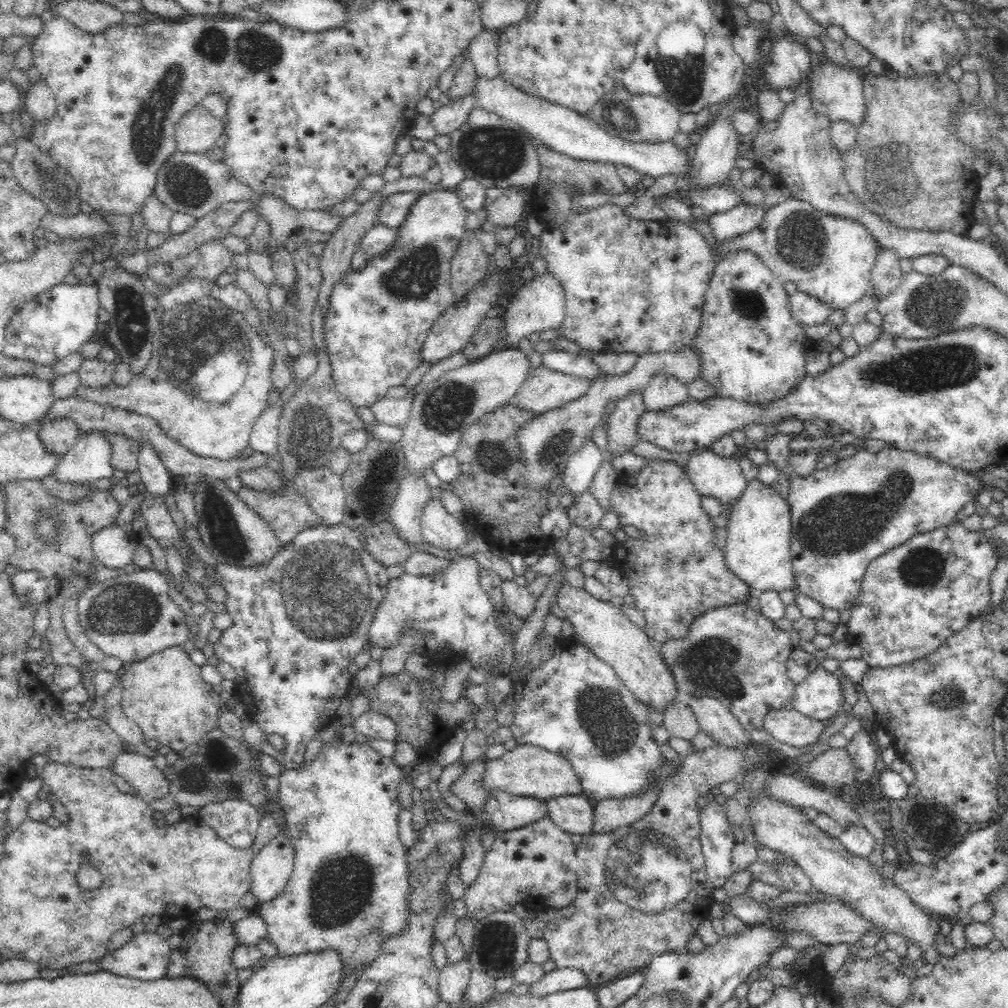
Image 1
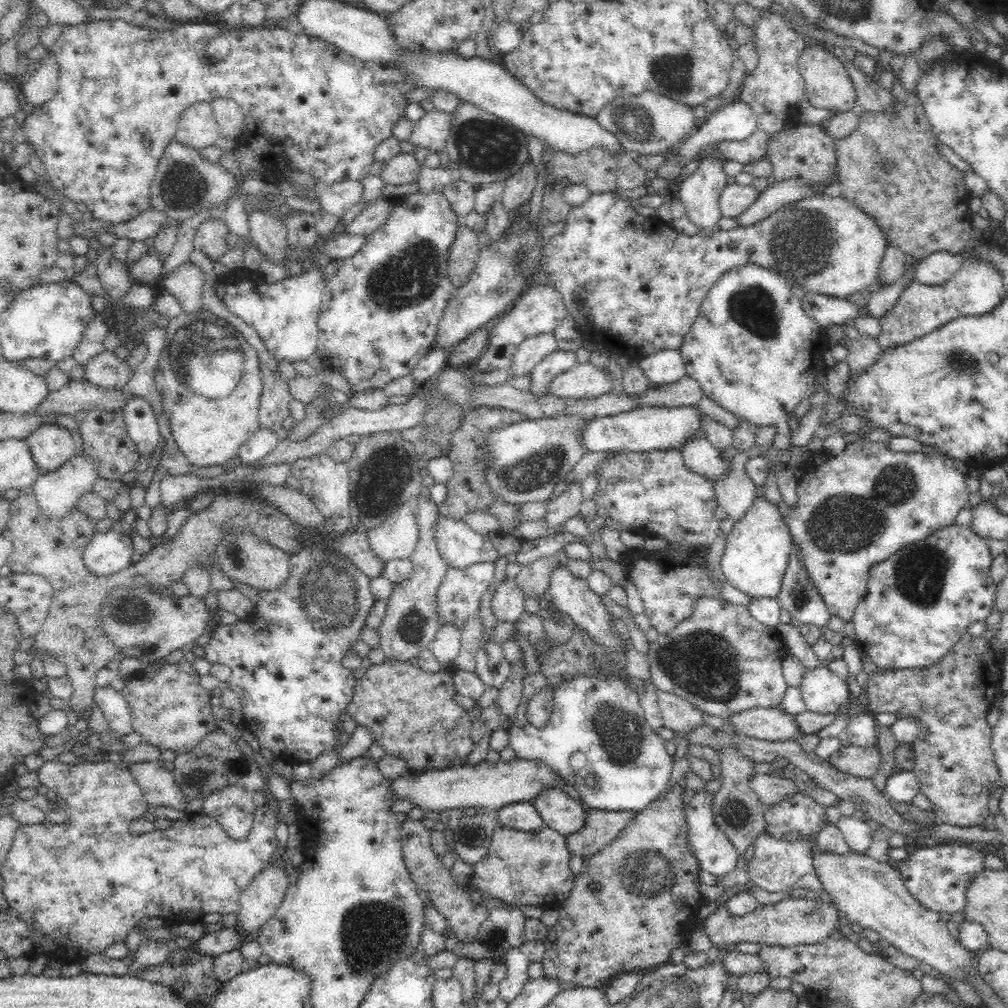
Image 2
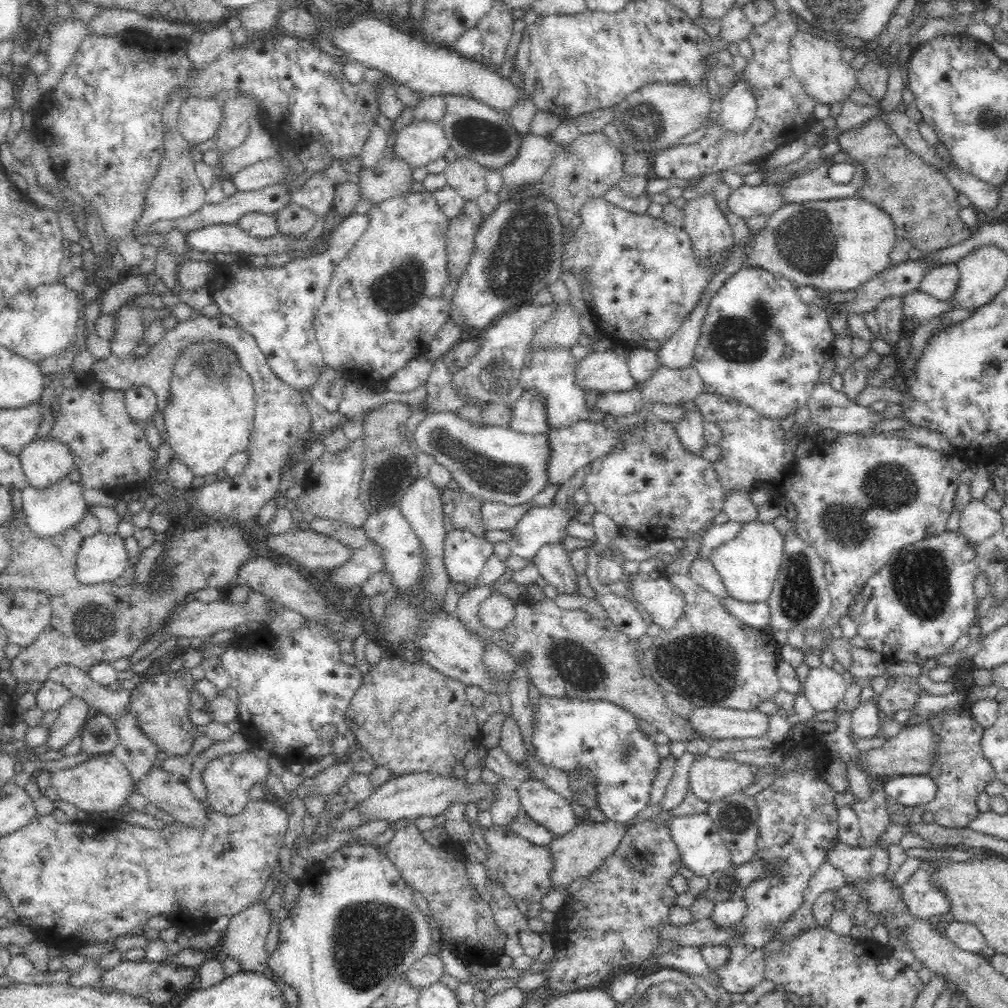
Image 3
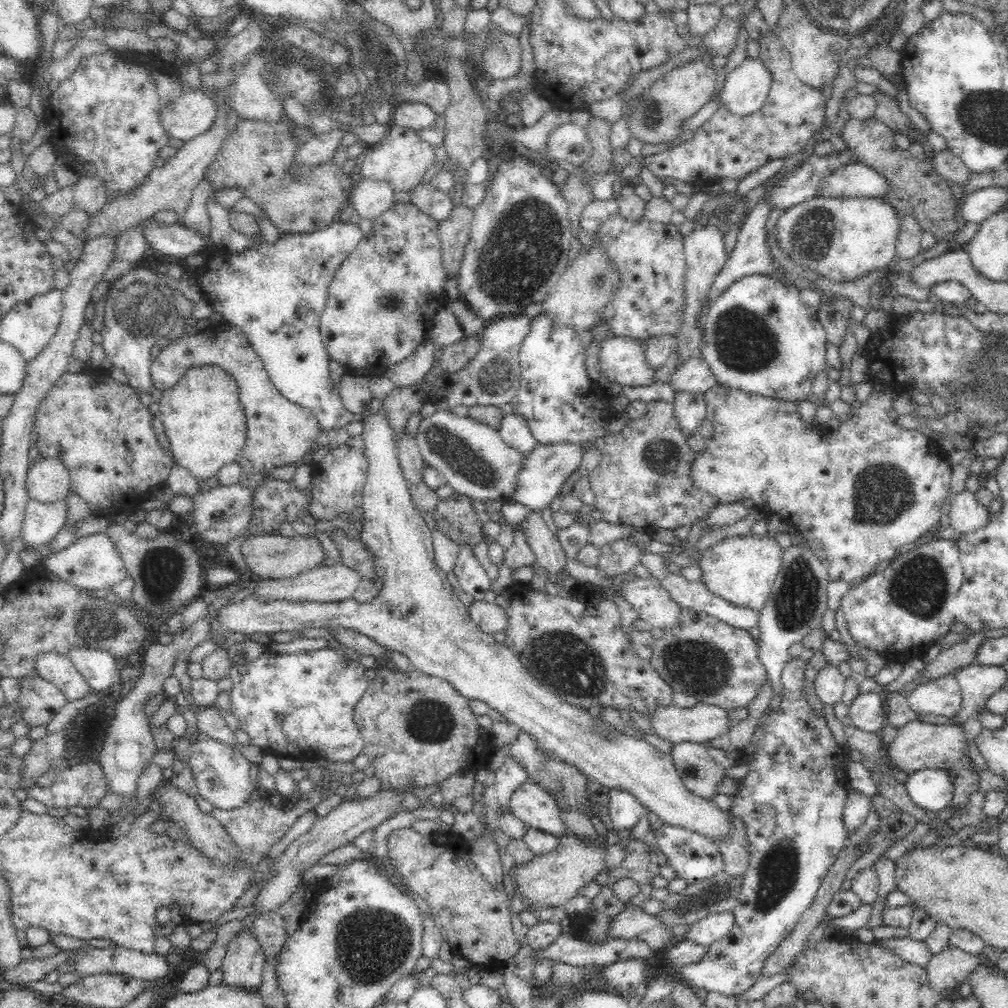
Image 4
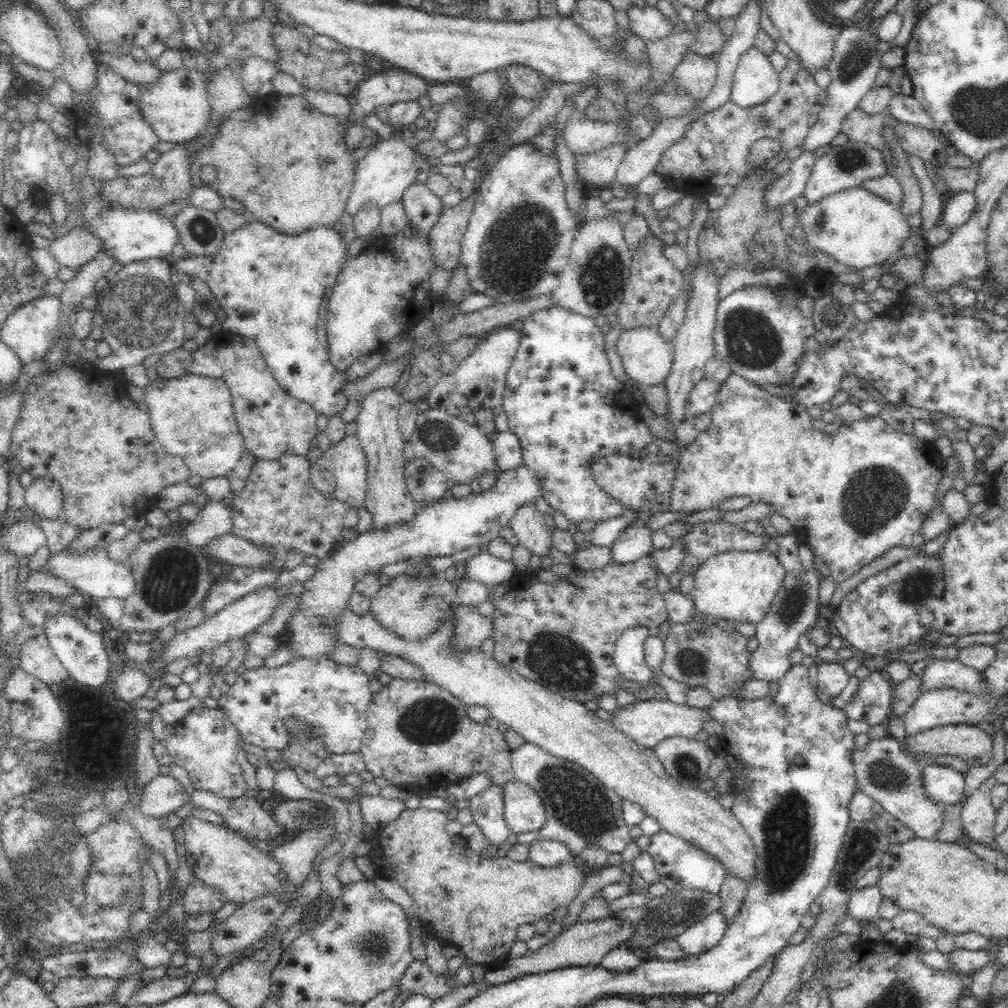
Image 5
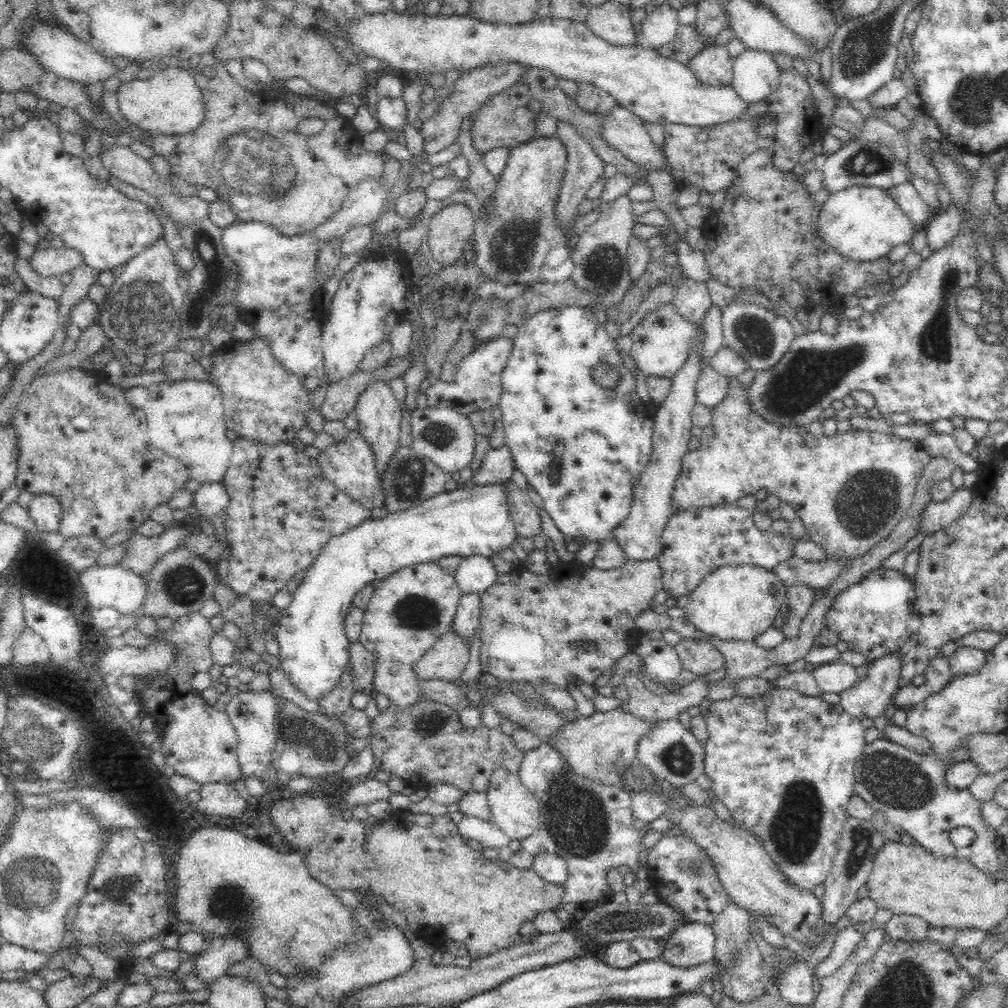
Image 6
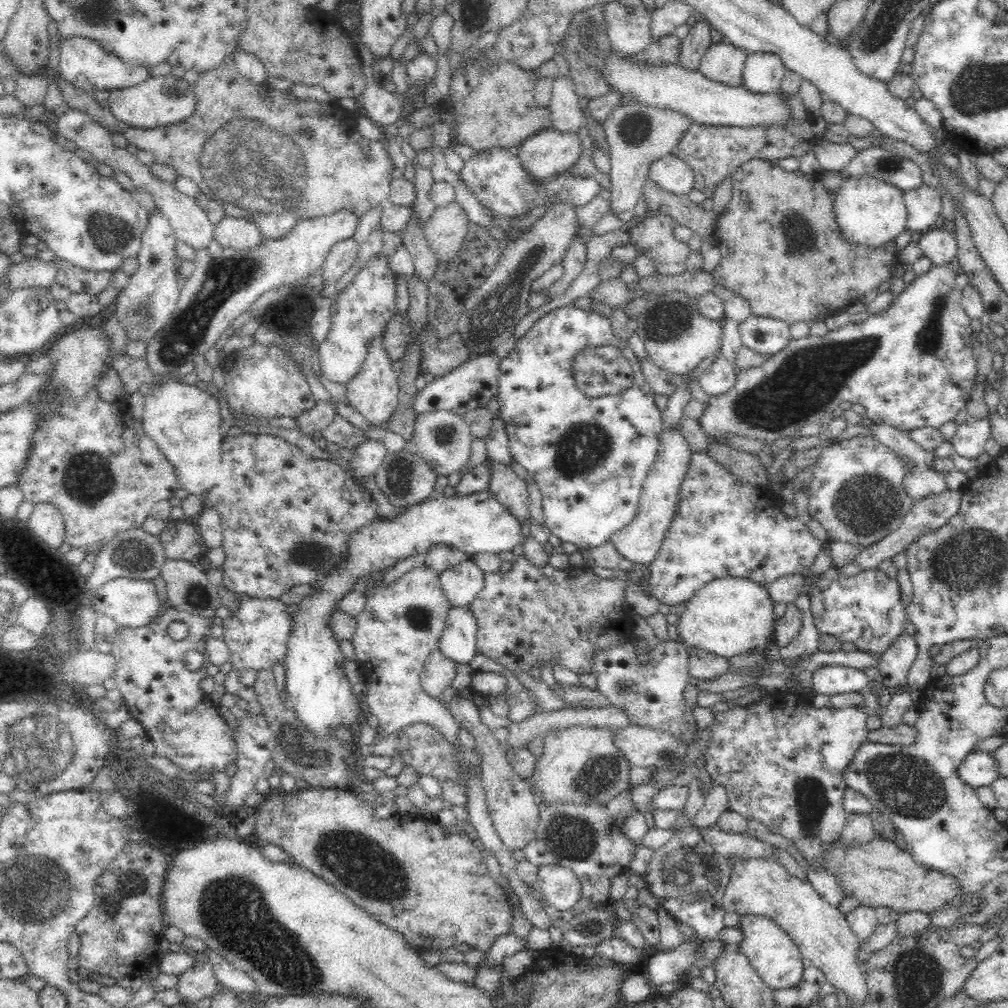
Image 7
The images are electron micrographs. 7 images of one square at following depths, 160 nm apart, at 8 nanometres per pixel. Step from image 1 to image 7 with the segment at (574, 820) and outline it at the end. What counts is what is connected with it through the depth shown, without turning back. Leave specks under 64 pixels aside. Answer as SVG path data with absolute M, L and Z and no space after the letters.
M454 697L450 702L449 711L461 727L466 728L468 732L474 735L477 744L476 751L480 756L479 768L482 785L484 785L484 791L486 791L491 820L498 837L510 851L524 850L536 838L539 824L540 807L535 802L535 796L530 791L529 785L523 778L517 776L512 765L506 760L502 741L497 740L494 737L493 730L480 721L478 707L474 705L472 700Z

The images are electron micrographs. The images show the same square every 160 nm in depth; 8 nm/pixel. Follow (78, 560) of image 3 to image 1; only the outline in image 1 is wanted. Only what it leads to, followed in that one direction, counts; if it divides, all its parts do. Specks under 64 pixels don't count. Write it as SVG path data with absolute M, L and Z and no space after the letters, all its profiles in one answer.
M117 524L105 526L92 536L94 560L111 569L130 569L138 543L128 536L128 527Z

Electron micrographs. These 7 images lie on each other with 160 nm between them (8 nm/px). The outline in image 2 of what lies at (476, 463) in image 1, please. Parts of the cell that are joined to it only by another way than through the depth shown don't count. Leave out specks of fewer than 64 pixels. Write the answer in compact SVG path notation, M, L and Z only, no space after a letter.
M477 406L470 408L464 412L460 426L450 433L451 450L449 451L449 460L453 463L453 475L450 480L445 482L447 488L446 498L439 504L439 512L446 516L458 520L464 520L466 514L481 510L490 512L498 518L501 524L500 533L510 534L520 523L520 519L516 517L516 512L520 505L511 505L505 503L502 498L497 497L486 485L486 477L484 477L484 463L481 462L485 458L485 440L487 432L498 430L515 422L524 420L525 416L513 410L503 408Z

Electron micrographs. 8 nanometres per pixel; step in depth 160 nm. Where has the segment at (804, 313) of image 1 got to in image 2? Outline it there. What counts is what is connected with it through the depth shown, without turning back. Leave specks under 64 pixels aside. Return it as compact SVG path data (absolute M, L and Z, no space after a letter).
M806 293L802 307L810 319L820 327L845 325L855 321L859 316L859 307L848 301L848 298L836 298L824 294Z

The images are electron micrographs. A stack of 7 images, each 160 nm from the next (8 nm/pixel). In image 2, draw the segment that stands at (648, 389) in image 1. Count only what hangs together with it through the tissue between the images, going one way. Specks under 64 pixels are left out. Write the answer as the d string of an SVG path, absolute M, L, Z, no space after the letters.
M665 349L648 354L639 361L639 364L652 387L674 383L687 375L684 359L678 349Z

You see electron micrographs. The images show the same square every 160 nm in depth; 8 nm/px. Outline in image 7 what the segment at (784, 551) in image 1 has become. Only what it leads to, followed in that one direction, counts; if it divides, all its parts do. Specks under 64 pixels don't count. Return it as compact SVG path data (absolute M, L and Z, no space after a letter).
M724 577L711 581L685 602L676 624L678 642L726 659L766 648L772 640L776 619L767 587L746 578Z

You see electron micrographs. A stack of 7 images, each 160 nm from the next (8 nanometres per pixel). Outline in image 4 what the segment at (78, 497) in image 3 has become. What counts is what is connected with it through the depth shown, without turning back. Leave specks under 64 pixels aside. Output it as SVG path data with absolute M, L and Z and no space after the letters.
M27 500L25 516L21 526L21 537L28 548L47 545L66 522L66 501L53 503Z

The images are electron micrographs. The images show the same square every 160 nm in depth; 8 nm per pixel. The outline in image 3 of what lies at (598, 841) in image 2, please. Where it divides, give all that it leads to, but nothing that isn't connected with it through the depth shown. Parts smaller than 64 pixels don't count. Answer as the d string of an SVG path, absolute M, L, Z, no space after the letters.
M591 820L580 822L573 830L563 836L554 838L549 845L554 860L554 867L548 875L554 883L554 888L568 888L575 880L584 880L595 872L616 852L627 830L626 825L606 820L604 824Z

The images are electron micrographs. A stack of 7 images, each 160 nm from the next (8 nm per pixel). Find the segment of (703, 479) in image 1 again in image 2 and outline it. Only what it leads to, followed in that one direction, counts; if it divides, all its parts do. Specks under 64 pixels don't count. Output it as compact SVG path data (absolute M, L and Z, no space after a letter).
M702 431L693 436L680 449L685 465L692 472L715 479L728 472L730 462L722 460L719 451L703 436Z

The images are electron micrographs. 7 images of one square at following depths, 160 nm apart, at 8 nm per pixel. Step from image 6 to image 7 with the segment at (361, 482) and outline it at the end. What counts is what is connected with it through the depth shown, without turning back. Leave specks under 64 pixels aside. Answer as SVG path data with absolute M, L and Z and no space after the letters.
M368 440L353 450L354 459L349 462L349 472L354 479L375 474L377 468L386 462L388 450L379 440Z

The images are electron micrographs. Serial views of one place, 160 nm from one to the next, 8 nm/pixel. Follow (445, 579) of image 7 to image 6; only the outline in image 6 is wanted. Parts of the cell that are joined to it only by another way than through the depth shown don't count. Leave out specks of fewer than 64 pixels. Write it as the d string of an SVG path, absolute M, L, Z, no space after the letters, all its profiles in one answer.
M470 555L461 557L453 575L460 594L464 596L464 594L480 594L487 590L494 584L497 572L488 557Z

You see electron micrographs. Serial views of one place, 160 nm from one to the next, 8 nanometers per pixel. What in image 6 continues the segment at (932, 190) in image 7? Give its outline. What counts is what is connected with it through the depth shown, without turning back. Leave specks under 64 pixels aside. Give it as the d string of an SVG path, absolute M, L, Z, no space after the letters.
M911 181L891 186L885 191L896 201L914 226L926 226L936 212L924 202Z

